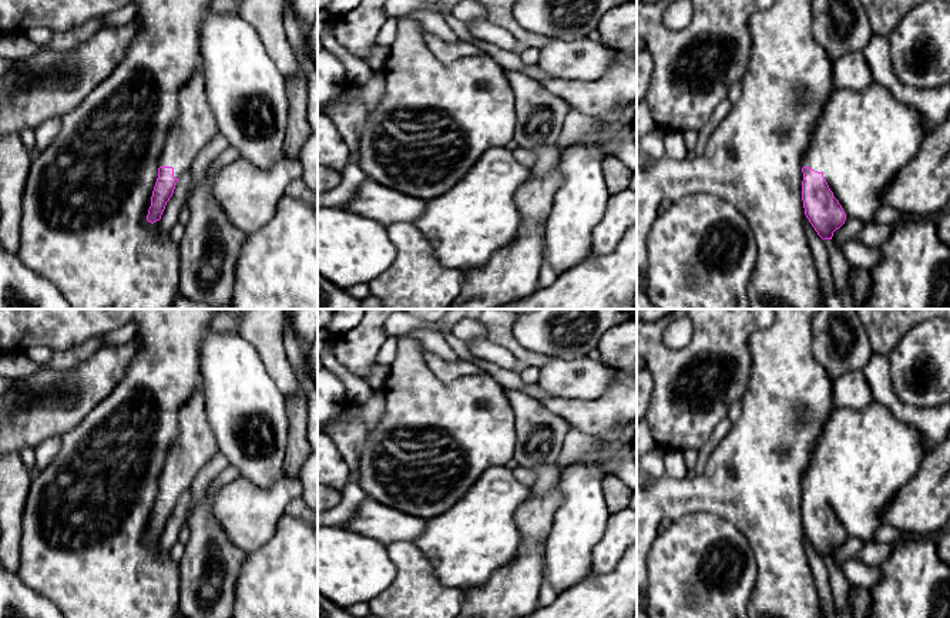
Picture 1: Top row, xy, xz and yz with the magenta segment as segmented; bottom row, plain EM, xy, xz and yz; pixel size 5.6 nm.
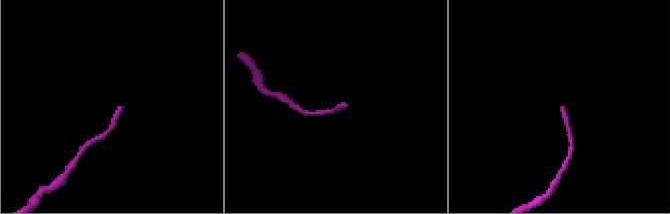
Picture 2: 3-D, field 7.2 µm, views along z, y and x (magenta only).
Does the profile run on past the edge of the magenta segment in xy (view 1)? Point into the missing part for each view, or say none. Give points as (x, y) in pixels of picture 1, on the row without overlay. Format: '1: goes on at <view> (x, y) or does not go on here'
1: goes on at xy (195, 444)

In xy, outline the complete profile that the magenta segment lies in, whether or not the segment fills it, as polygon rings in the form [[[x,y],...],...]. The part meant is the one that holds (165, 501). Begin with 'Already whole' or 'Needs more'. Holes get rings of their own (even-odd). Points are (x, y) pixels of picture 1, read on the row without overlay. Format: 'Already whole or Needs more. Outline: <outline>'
Needs more. Outline: [[[199,387],[179,410],[178,436],[167,454],[160,476],[158,497],[147,534],[148,541],[154,543],[161,538],[179,494],[191,487],[198,471],[218,451],[216,439],[205,413],[204,393]]]

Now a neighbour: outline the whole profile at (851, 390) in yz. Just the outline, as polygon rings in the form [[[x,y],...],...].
[[[849,372],[832,380],[832,402],[837,409],[863,410],[872,404],[872,390],[863,372]]]

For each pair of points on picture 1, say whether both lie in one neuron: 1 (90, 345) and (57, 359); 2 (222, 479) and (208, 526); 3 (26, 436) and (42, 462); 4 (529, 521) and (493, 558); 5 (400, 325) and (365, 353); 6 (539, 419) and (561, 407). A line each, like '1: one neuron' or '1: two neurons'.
1: one neuron
2: one neuron
3: two neurons
4: two neurons
5: two neurons
6: two neurons

